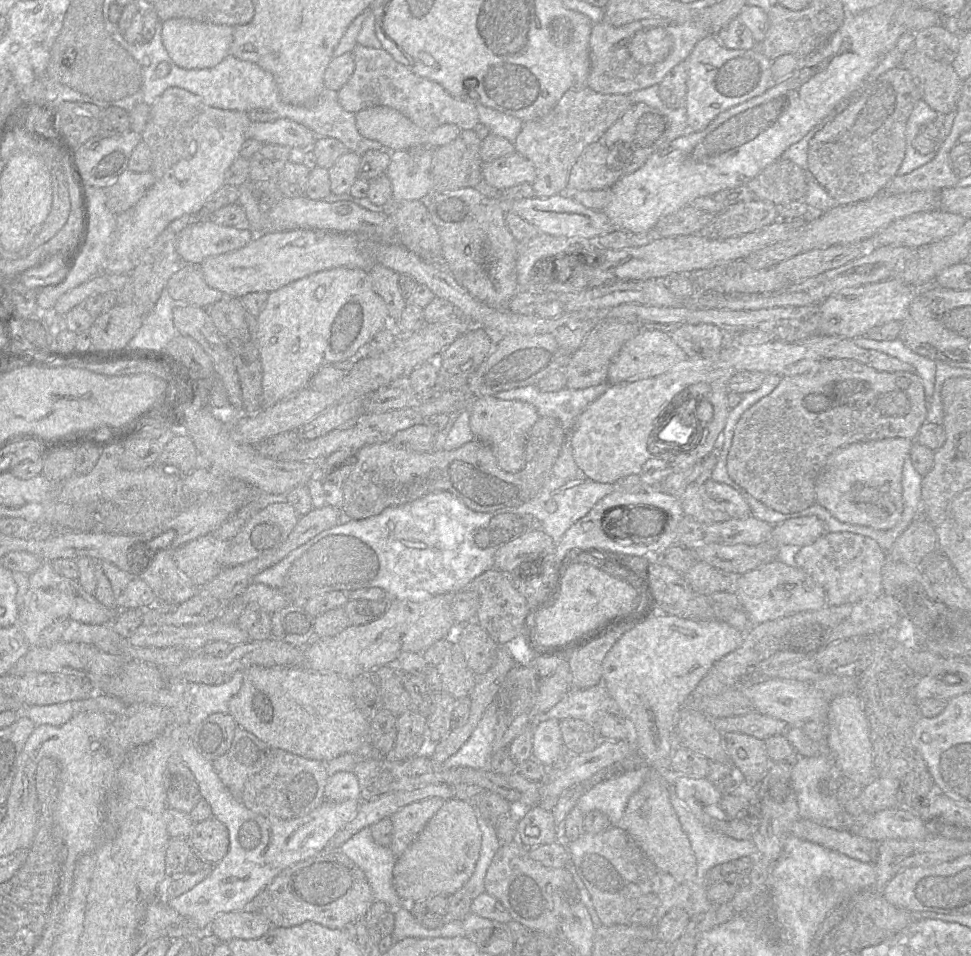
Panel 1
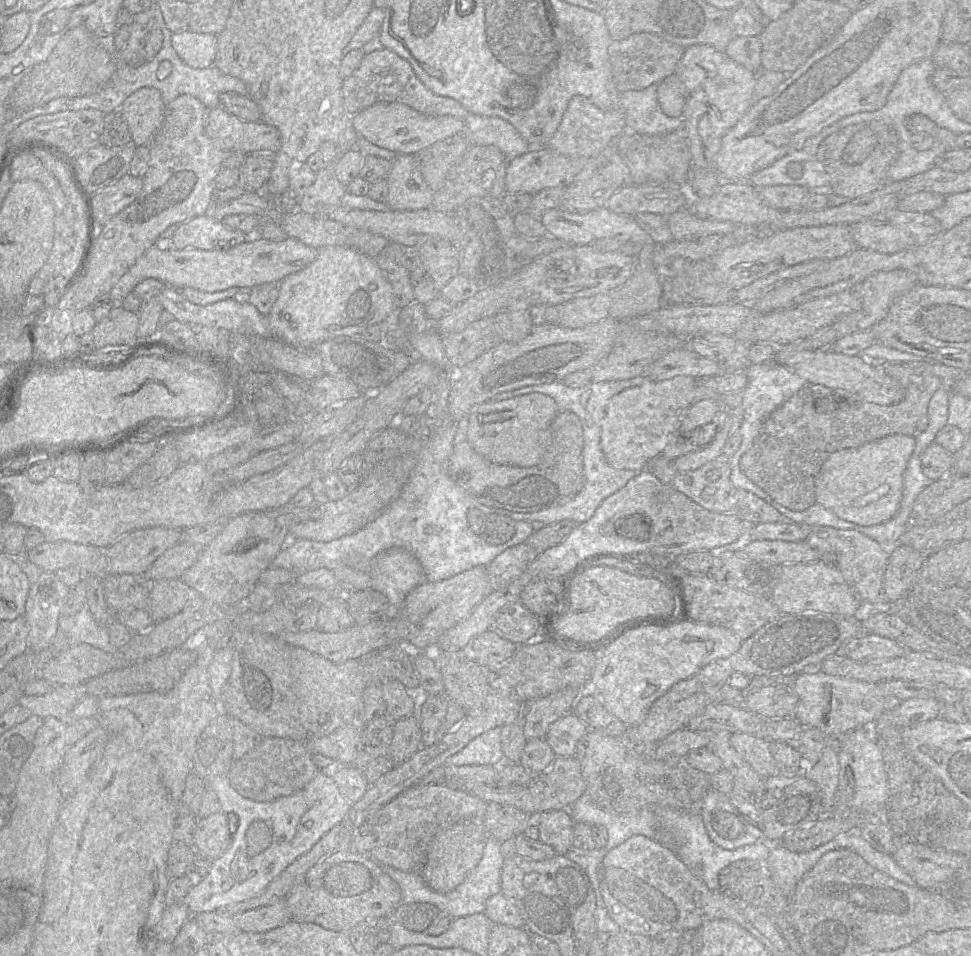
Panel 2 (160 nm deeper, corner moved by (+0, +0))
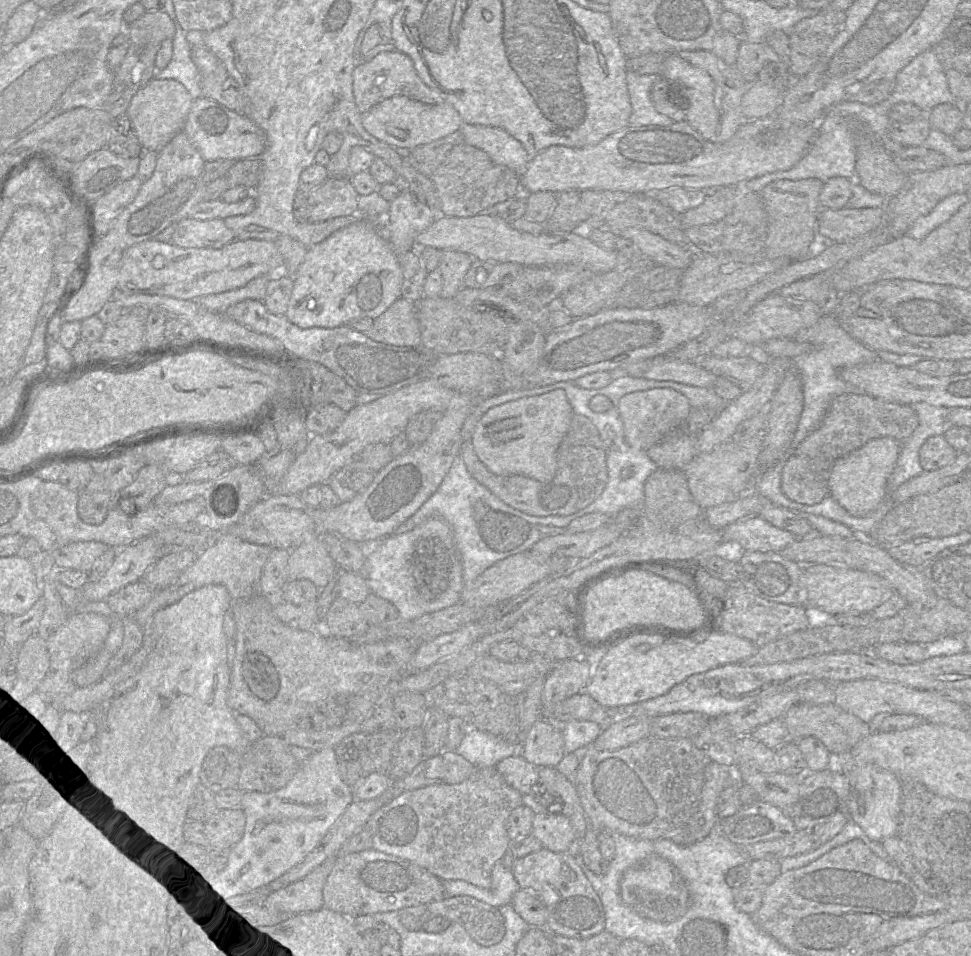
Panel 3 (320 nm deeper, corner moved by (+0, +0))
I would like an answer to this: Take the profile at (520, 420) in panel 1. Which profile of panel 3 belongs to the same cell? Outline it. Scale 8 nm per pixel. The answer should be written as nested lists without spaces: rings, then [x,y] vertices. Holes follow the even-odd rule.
[[[562,389],[523,397],[488,409],[477,422],[472,444],[481,462],[497,475],[523,475],[542,483],[553,480],[557,449],[574,413]]]

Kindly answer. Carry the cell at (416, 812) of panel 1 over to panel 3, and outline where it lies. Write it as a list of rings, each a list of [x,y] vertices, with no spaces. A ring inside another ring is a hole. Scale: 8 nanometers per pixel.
[[[480,767],[469,779],[459,784],[434,784],[404,791],[378,809],[364,827],[371,834],[372,850],[418,865],[441,881],[463,880],[489,889],[491,871],[510,846],[506,830],[508,817],[523,804],[523,795],[508,785],[495,767]]]

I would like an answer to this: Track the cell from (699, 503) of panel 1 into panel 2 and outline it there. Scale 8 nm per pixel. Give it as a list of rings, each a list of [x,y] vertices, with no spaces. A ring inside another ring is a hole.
[[[721,454],[696,470],[677,473],[673,487],[709,511],[735,512],[738,489],[730,480],[729,459]]]

